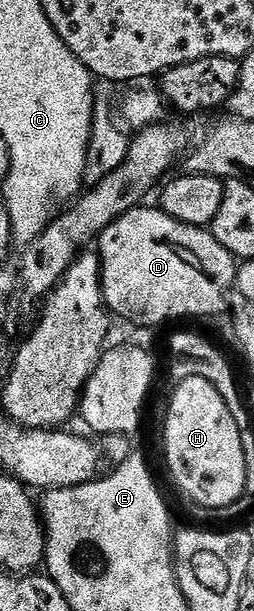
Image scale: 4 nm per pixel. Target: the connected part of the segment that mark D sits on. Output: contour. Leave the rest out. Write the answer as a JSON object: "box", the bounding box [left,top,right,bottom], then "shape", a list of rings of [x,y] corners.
{"box":[98,206,238,328],"shape":[[[141,206],[122,214],[105,230],[98,241],[100,280],[105,303],[113,317],[121,316],[132,324],[156,328],[167,320],[184,320],[187,316],[216,316],[227,309],[238,284],[238,261],[212,237],[208,228],[195,228],[178,222],[159,207]]]}

